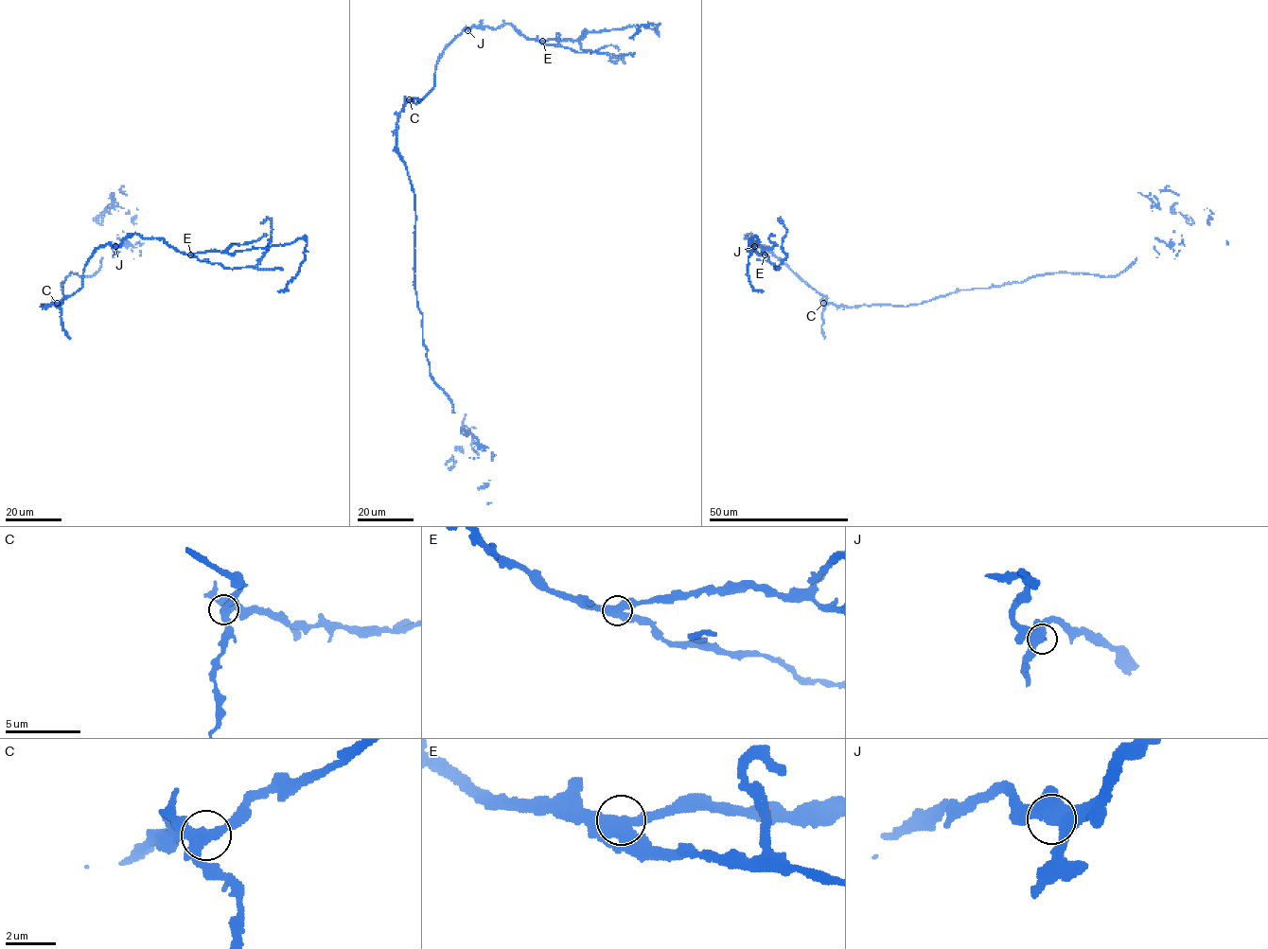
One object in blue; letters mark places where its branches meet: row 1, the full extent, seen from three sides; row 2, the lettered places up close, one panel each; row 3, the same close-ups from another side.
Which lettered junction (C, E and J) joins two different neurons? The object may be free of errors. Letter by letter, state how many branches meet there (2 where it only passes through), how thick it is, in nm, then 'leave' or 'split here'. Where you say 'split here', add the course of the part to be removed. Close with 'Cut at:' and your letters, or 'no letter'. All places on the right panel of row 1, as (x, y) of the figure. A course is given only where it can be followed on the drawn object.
C: branches 3; calibre 400 nm; leave
E: branches 3; calibre 440 nm; leave
J: branches 3; calibre 460 nm; leave
Cut at: no letter

